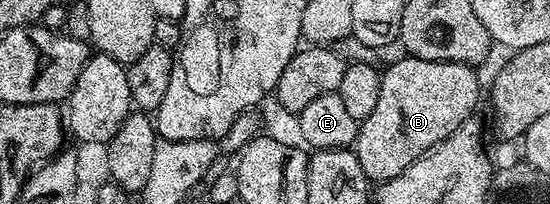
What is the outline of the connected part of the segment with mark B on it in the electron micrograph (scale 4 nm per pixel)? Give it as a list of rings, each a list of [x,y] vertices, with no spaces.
[[[400,56],[400,59],[380,76],[378,88],[378,105],[374,112],[359,123],[356,131],[354,149],[362,172],[366,172],[369,183],[388,182],[394,176],[406,172],[414,160],[418,160],[428,150],[433,150],[438,143],[446,140],[468,118],[473,117],[476,101],[480,98],[480,82],[476,79],[477,71],[461,62],[435,62],[418,60],[411,56]]]

